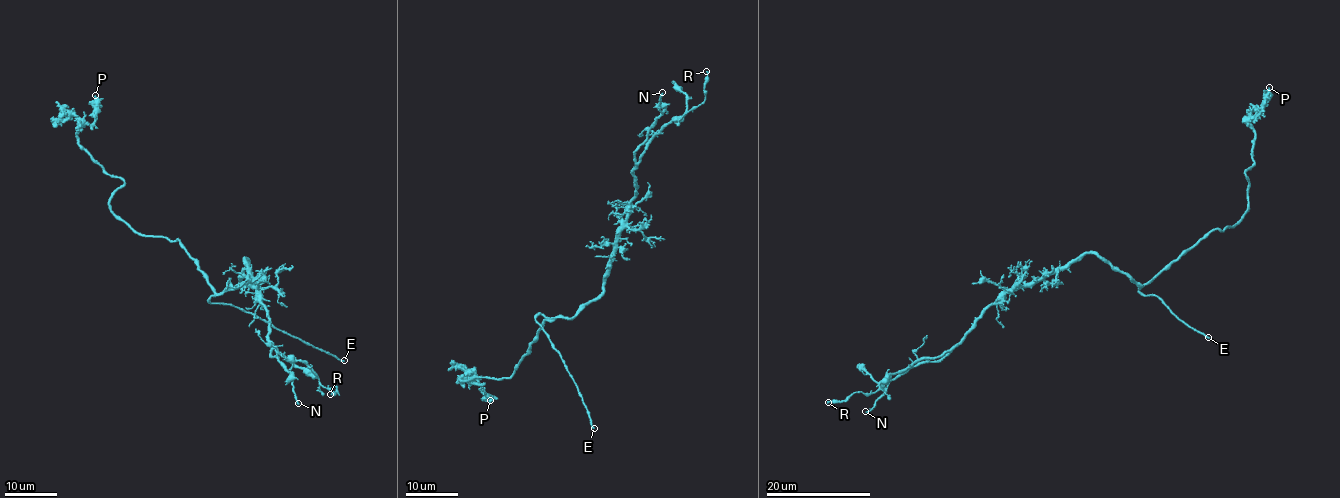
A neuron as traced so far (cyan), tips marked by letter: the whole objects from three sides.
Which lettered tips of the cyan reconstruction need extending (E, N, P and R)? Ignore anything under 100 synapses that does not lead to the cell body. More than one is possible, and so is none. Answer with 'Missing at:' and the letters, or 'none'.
Missing at: E

